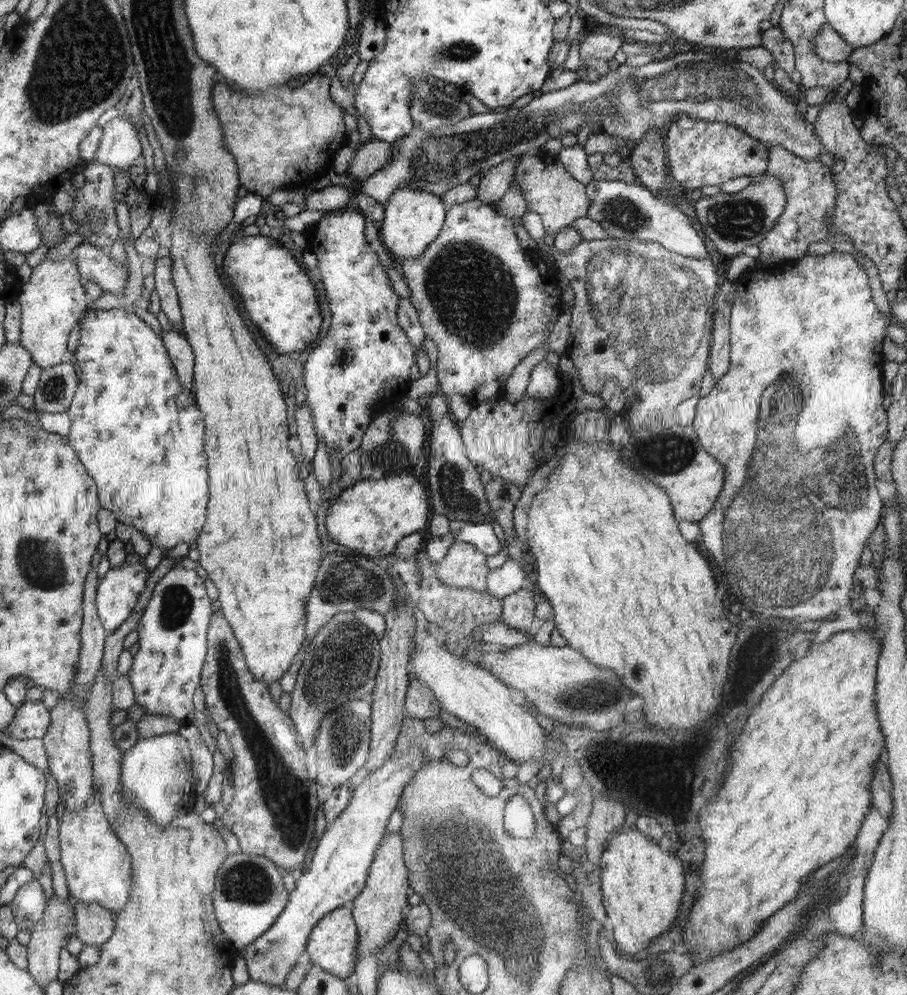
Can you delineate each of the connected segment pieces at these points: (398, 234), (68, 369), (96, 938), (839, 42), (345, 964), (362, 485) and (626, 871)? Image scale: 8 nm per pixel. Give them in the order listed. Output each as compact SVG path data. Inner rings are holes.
M412 185L404 186L384 205L384 218L378 225L381 243L393 259L418 258L441 235L447 214L448 206L441 197L414 189Z
M70 362L42 369L37 391L33 395L34 404L44 412L67 412L78 385L76 370Z
M76 901L73 906L73 934L84 944L103 945L112 935L116 926L116 913L100 904L86 904Z
M828 22L818 31L816 53L822 60L844 63L853 50L853 45L848 44Z
M351 905L337 908L326 915L315 927L308 942L310 963L319 966L322 970L340 978L349 977L352 967L356 966L359 933L357 922L354 921Z
M410 474L388 476L382 480L360 480L346 492L342 500L334 500L324 519L330 538L344 551L365 557L386 556L405 536L424 529L430 516L426 488Z
M624 824L606 842L599 867L603 905L614 925L618 951L625 957L638 956L651 946L654 938L674 926L686 884L684 866L676 856L668 854L668 851L662 852L656 840Z

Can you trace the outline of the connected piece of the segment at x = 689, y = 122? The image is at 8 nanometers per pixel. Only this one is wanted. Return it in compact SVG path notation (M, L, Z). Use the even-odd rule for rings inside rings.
M685 114L676 115L665 143L668 144L670 175L682 188L702 189L703 186L721 186L732 178L762 177L769 168L766 146L734 125L708 122Z

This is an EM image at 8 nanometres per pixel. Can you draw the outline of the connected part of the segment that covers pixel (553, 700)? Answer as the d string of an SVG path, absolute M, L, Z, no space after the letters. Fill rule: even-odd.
M534 637L526 644L516 645L516 648L508 652L486 651L477 664L480 664L482 669L490 669L490 673L498 677L504 685L514 688L514 691L519 691L522 700L539 716L548 716L564 724L582 724L594 730L614 728L622 722L622 718L625 718L626 703L635 696L629 688L622 685L622 678L616 677L614 671L594 665L589 658L568 646L558 648L558 646L540 644Z

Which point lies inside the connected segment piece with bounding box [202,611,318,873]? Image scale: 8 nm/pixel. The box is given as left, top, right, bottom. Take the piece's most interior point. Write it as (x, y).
(274, 804)

